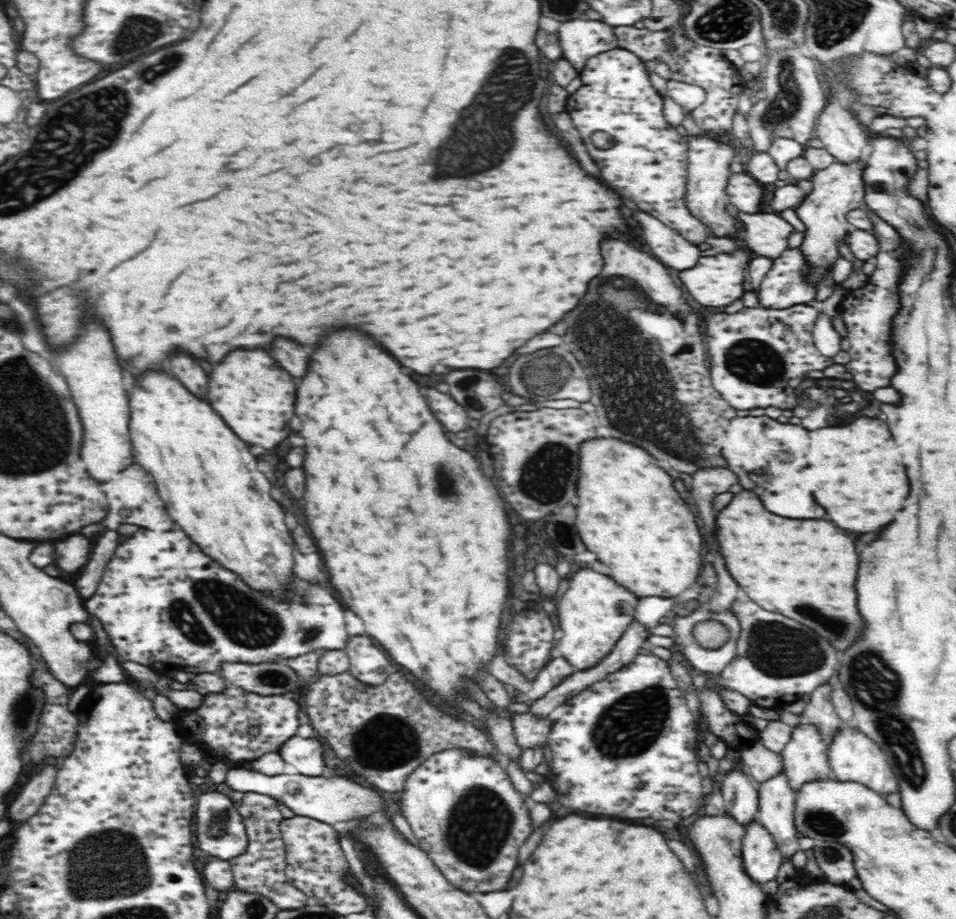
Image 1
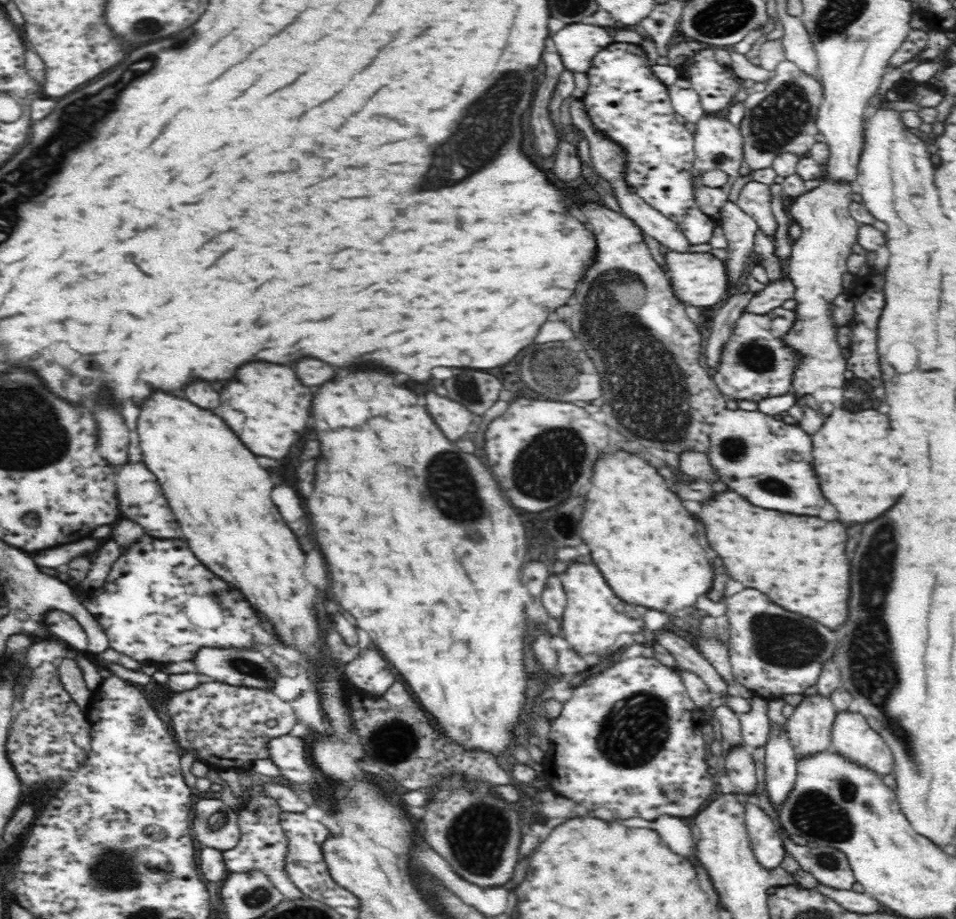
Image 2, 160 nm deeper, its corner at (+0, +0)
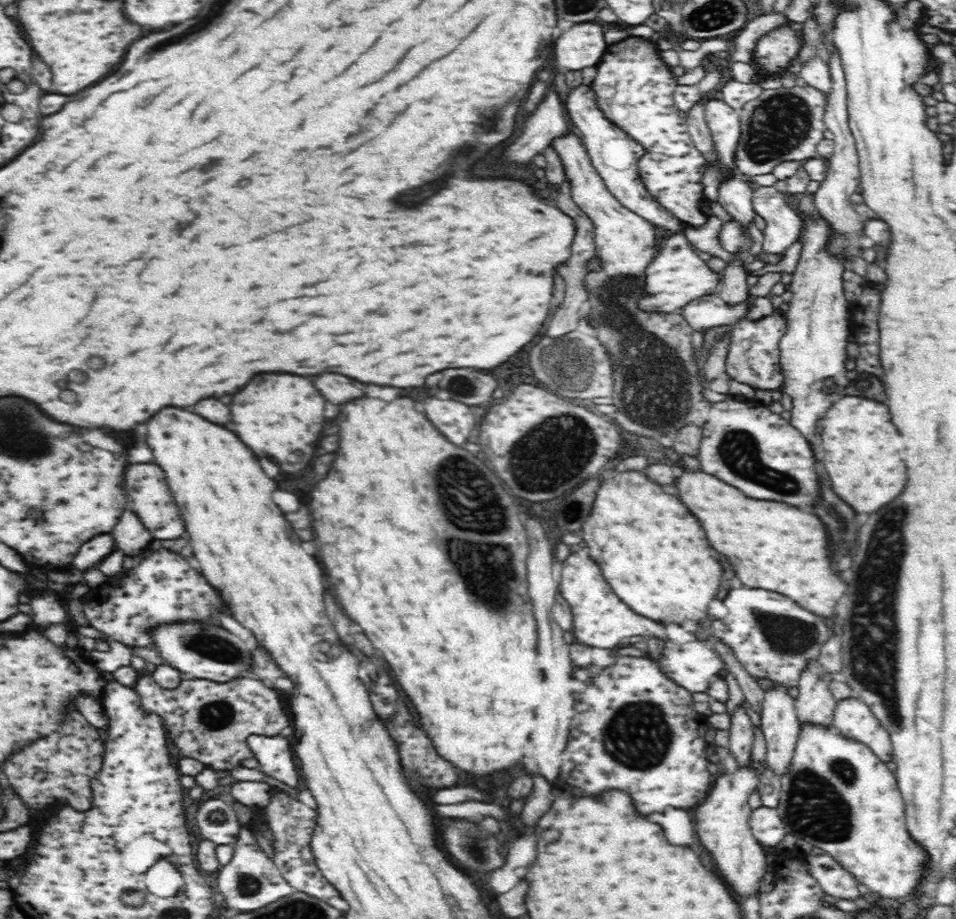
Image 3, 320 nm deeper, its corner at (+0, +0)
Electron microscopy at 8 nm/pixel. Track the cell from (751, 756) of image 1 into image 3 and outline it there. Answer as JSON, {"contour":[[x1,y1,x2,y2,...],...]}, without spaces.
{"contour":[[805,854,806,869,818,882,826,895,856,902,860,899,858,879,828,854,814,856]]}

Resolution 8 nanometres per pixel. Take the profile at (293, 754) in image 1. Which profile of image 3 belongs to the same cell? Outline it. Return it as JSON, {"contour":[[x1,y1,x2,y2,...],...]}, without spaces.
{"contour":[[250,735,247,743,252,756,260,762,257,769,262,774,293,788,298,784,301,772,294,762,290,740,282,736]]}

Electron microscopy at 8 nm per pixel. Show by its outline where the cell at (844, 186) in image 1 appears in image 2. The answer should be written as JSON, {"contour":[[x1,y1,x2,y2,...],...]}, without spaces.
{"contour":[[842,181,822,182,820,188,796,197,796,201,790,206,788,212,794,222,801,226,802,231,800,238,793,242,789,265,785,270,787,278,795,286,793,299,797,302,796,311,800,313,800,316,792,324,792,329,782,338,784,345,788,346,788,349,796,349,800,353,800,359,802,359,799,366,796,366,794,382,792,382,792,395,794,395,795,400,803,398,806,392,812,392,818,386,842,386,845,381,844,371,847,363,841,351,843,348,836,340,838,325,834,322,832,313,834,299,844,290,842,278,844,278,848,269,846,260,853,253,852,246,857,243,860,227,860,224,848,210,850,194,852,194,850,184,842,184]]}

